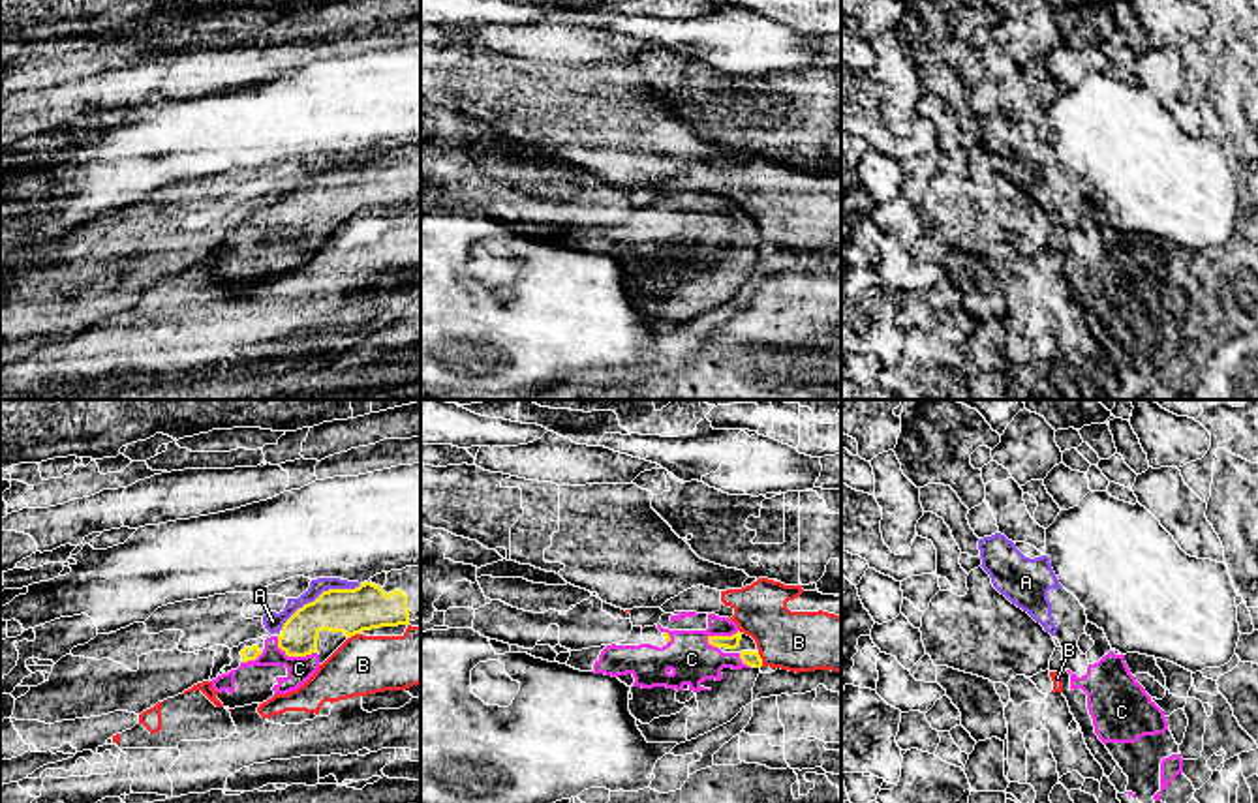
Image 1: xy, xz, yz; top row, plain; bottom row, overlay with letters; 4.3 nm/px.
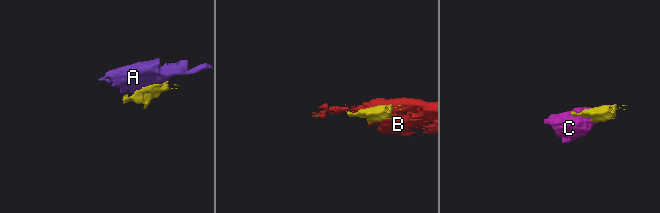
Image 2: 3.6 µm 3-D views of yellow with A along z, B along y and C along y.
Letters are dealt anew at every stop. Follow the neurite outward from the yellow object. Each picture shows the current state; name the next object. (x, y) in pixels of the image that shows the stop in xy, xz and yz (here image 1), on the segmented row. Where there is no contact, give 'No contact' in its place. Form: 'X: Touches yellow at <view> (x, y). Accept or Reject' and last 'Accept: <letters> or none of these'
A: Touches yellow at xy (322, 593). Reject
B: Touches yellow at xz (761, 659). Reject
C: Touches yellow at xy (293, 655). Accept
Accept: C

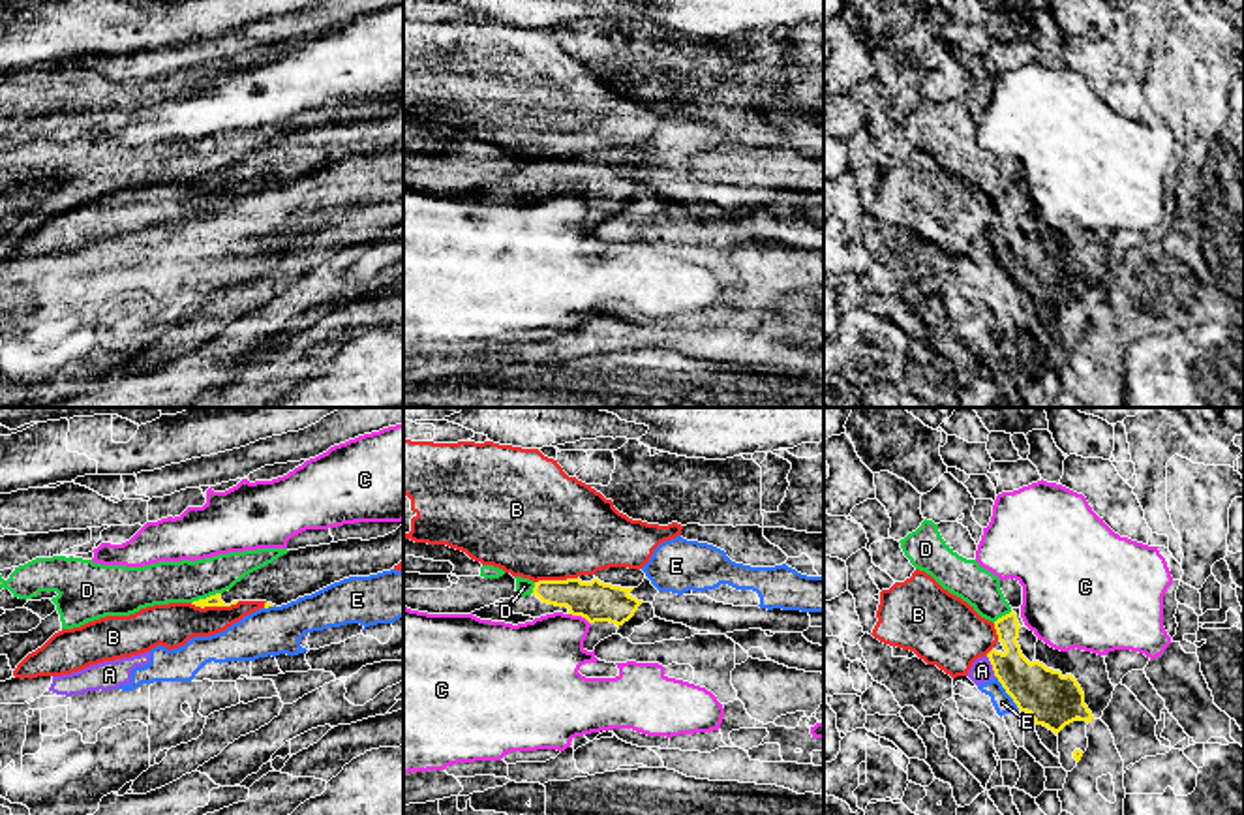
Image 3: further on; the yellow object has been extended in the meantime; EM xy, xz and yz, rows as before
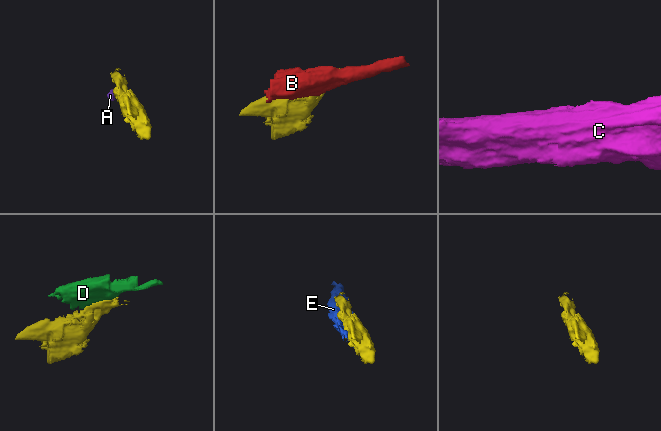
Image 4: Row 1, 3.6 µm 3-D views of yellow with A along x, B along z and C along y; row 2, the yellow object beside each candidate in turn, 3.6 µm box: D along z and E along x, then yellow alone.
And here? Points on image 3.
A: Touches yellow at yz (993, 667). Reject
B: Touches yellow at xy (214, 605). Reject
C: Touches yellow at xz (580, 615). Reject
D: Touches yellow at xy (207, 598). Reject
E: Touches yellow at yz (1006, 691). Reject
Accept: none of these

